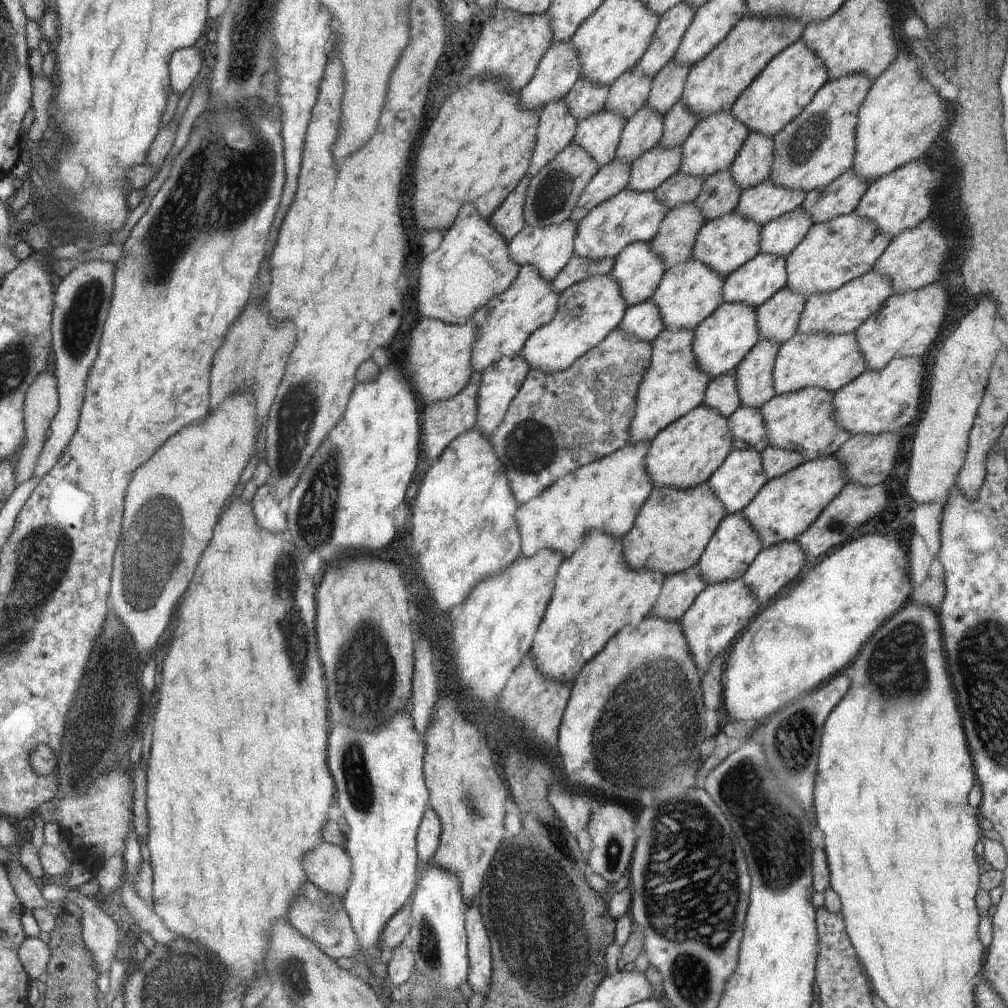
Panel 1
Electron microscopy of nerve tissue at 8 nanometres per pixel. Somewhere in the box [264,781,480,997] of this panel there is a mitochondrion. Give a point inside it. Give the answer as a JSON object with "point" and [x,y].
{"point":[428,942]}

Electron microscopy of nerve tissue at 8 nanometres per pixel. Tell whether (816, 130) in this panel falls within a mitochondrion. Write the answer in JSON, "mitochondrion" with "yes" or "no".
{"mitochondrion":"yes"}

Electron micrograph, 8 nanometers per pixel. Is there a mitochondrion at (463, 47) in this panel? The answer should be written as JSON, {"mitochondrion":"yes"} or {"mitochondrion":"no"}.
{"mitochondrion":"no"}

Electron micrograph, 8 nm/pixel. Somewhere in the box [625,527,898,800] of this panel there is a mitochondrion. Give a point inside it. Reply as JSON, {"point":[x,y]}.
{"point":[793,739]}

